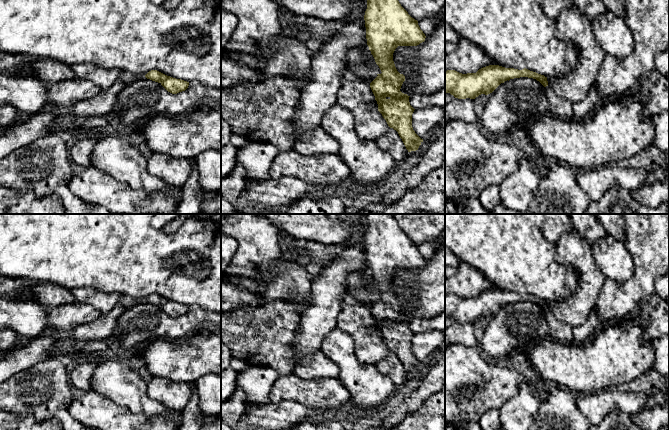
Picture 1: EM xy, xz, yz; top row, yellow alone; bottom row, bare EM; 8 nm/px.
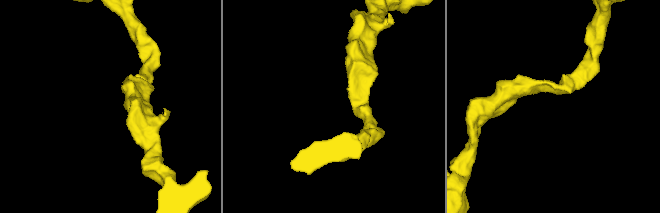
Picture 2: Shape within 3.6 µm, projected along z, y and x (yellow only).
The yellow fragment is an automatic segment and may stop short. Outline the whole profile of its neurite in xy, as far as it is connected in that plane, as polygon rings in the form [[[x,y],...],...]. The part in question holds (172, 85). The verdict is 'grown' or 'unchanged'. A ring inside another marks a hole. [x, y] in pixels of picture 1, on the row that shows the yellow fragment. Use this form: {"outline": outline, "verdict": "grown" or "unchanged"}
{"outline": [[[157,70],[149,71],[145,77],[160,83],[168,92],[172,94],[177,94],[179,92],[185,91],[189,86],[189,82],[167,76]]], "verdict": "unchanged"}

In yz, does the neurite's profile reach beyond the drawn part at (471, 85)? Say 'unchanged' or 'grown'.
unchanged

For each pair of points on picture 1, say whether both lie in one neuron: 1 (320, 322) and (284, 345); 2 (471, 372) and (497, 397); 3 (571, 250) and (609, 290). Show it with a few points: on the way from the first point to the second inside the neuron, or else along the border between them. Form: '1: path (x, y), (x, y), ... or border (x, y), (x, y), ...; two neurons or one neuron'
1: border (299, 316), (290, 358); two neurons
2: path (480, 372), (491, 379), (491, 388); one neuron
3: border (606, 278), (597, 302), (594, 305); two neurons

